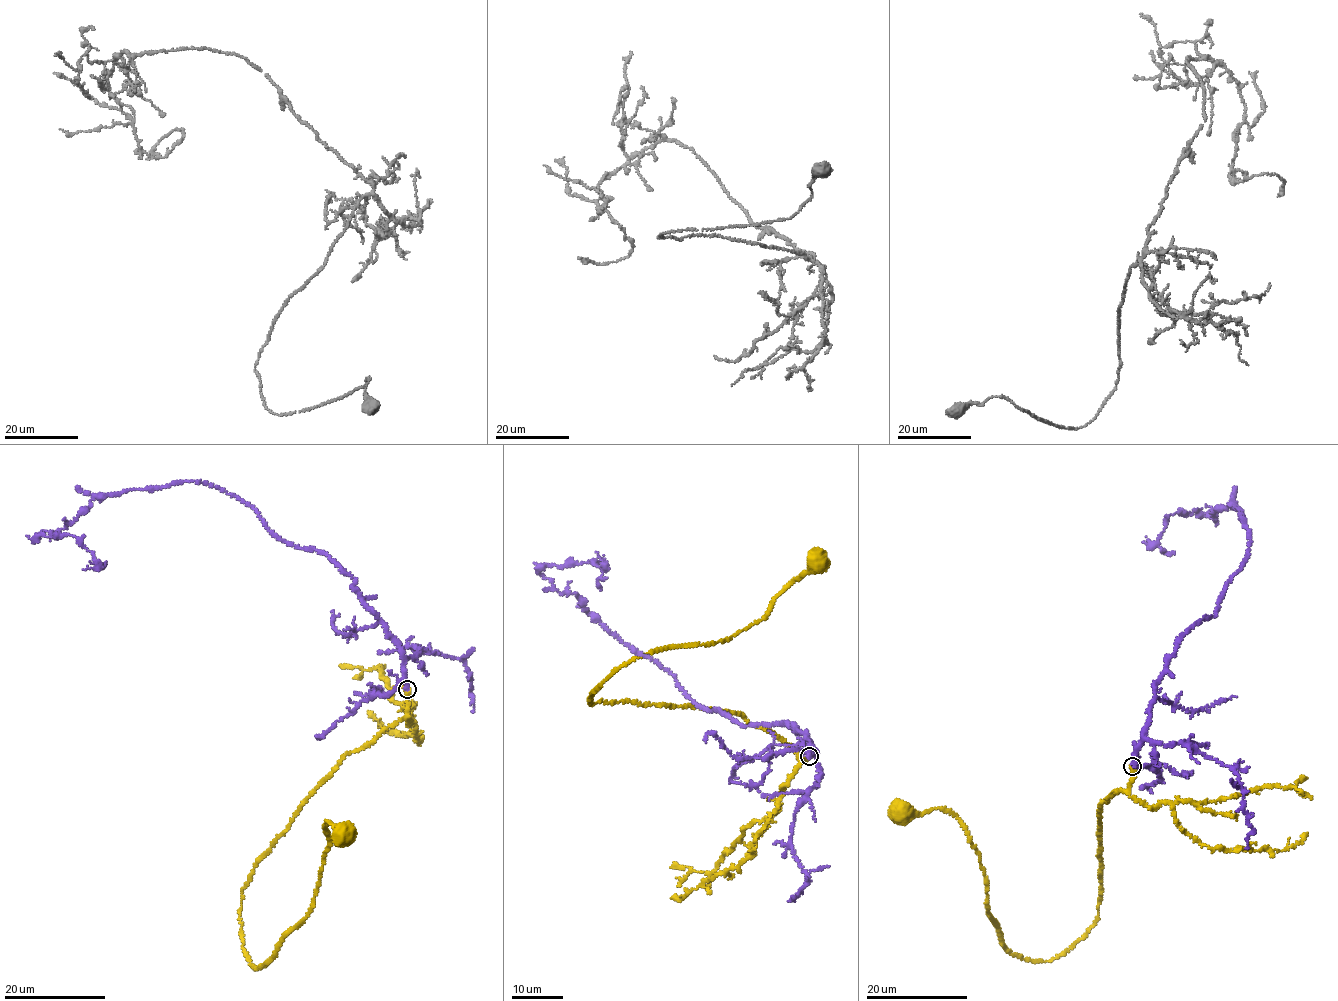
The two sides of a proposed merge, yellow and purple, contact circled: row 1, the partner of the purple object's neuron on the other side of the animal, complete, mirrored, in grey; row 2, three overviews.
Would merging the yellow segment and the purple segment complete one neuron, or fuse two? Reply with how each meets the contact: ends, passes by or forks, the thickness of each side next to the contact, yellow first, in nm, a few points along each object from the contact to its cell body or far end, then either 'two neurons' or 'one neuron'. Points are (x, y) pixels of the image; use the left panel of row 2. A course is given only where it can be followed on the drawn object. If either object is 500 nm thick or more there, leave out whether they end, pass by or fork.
650 nm thick on the yellow side, 460 nm on the other; yellow runs (408, 690), (406, 716), (339, 761), (242, 889), (255, 969), (311, 908), (324, 828), (344, 834); purple runs (408, 690), (402, 649), (350, 576), (222, 490), (98, 495), (35, 536), (77, 538), (105, 562); one neuron

